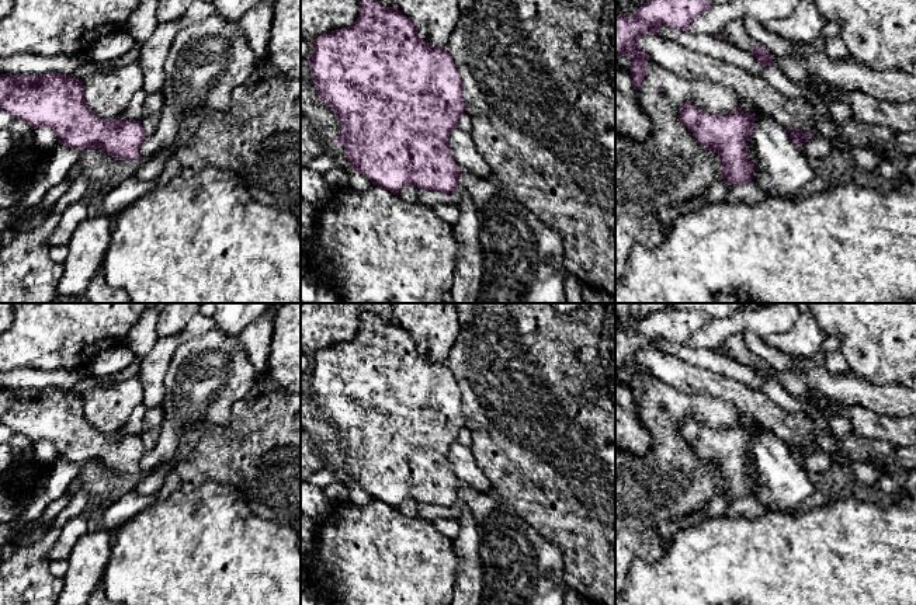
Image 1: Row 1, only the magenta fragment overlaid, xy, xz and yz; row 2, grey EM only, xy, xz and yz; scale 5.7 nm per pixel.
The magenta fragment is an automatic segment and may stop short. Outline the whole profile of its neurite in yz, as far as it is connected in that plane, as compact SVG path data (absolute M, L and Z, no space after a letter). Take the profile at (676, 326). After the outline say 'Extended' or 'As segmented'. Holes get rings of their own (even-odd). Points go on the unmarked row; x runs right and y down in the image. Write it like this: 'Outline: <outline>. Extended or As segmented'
Outline: M660 309L639 320L636 326L629 330L615 327L615 372L620 369L629 369L632 378L629 380L631 396L634 404L636 404L645 389L648 387L646 375L649 369L642 365L636 357L639 350L655 348L663 351L659 347L659 340L663 338L679 345L688 347L690 337L700 328L705 327L714 317L702 310L683 310L683 309Z. As segmented

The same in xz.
Outline: M364 310L360 316L360 328L357 335L346 343L334 344L329 348L315 351L312 358L312 369L305 376L312 383L313 399L318 406L318 411L330 423L340 435L341 449L332 449L333 459L341 459L344 465L341 469L350 476L353 484L361 486L369 496L384 504L396 508L406 500L413 500L421 504L436 504L441 507L452 507L458 498L458 490L461 487L459 480L451 473L448 463L450 446L458 441L459 431L465 427L465 417L462 413L462 394L461 389L445 362L431 361L416 345L410 333L395 321L385 321L377 314Z. As segmented

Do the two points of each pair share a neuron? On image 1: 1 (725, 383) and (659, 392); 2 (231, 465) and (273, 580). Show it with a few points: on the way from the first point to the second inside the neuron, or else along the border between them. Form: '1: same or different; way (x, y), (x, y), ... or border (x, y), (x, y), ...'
1: different; border (651, 372), (683, 392), (710, 395)
2: different; border (212, 480), (232, 486), (246, 506), (264, 520)

